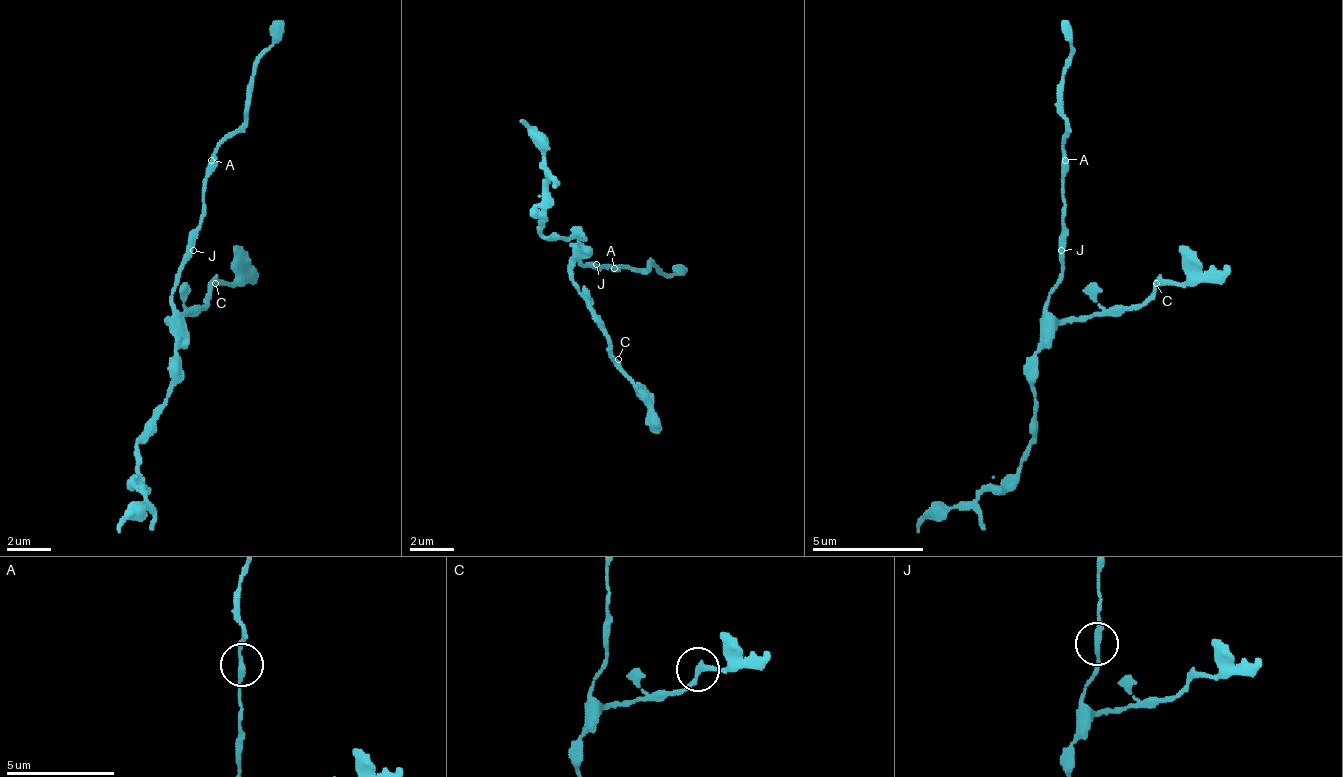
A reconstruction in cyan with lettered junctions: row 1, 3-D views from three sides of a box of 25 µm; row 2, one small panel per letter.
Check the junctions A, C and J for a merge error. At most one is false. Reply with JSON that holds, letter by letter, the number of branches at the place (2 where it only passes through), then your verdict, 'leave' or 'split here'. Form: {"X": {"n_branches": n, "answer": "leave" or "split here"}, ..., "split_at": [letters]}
{"A": {"n_branches": 2, "answer": "leave"}, "C": {"n_branches": 2, "answer": "leave"}, "J": {"n_branches": 2, "answer": "leave"}, "split_at": []}

